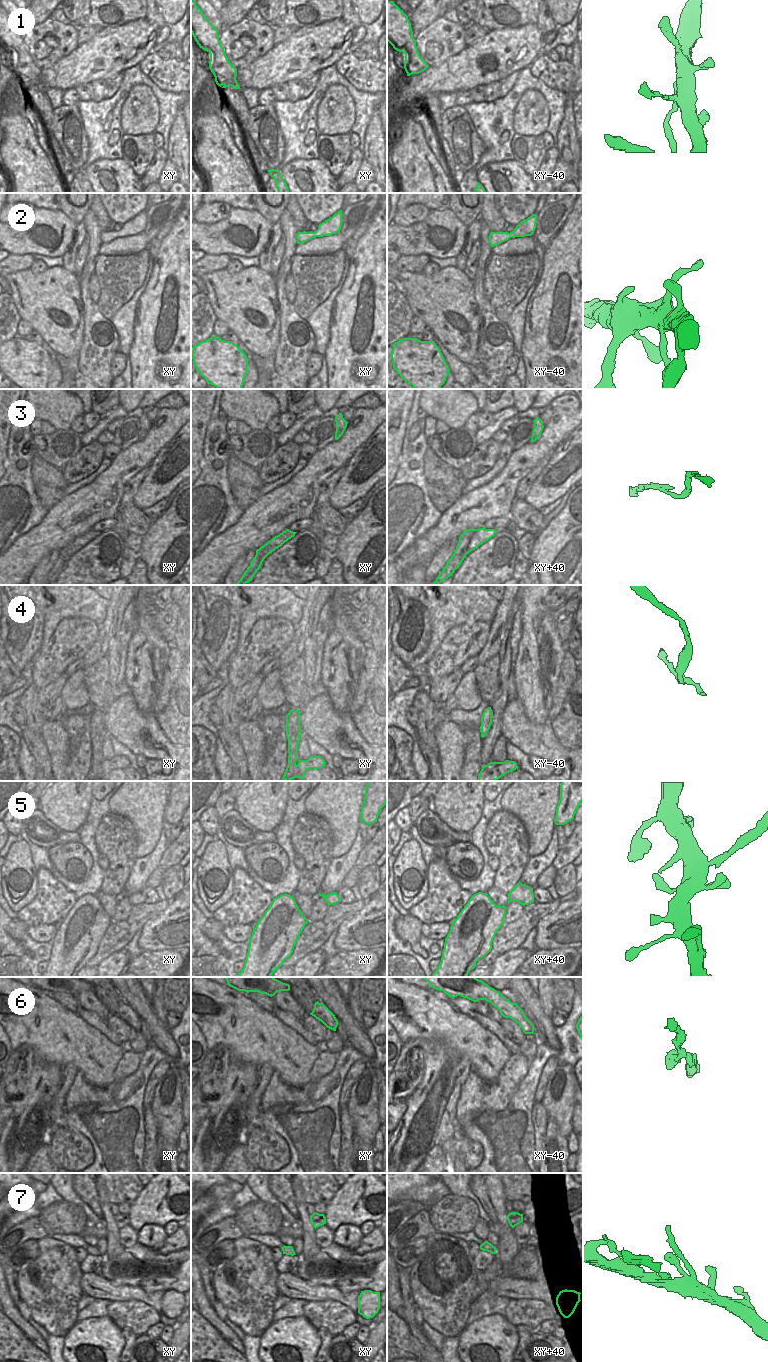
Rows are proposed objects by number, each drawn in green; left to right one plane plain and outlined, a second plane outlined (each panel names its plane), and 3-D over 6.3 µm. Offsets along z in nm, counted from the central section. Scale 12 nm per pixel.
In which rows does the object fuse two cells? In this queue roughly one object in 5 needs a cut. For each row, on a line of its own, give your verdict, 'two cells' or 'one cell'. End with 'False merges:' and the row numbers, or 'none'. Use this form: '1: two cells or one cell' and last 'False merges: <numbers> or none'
1: one cell
2: one cell
3: one cell
4: two cells
5: one cell
6: one cell
7: one cell
False merges: 4

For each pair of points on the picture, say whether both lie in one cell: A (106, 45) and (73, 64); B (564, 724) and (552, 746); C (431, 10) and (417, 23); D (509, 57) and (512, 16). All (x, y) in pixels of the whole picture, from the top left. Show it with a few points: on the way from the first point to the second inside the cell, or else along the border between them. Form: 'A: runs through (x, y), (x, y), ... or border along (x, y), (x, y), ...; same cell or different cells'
A: runs through (98, 53), (89, 62), (81, 64); same cell
B: border along (549, 721), (557, 740), (563, 746); different cells
C: runs through (428, 12), (420, 20); same cell
D: border along (534, 23), (489, 31); different cells

